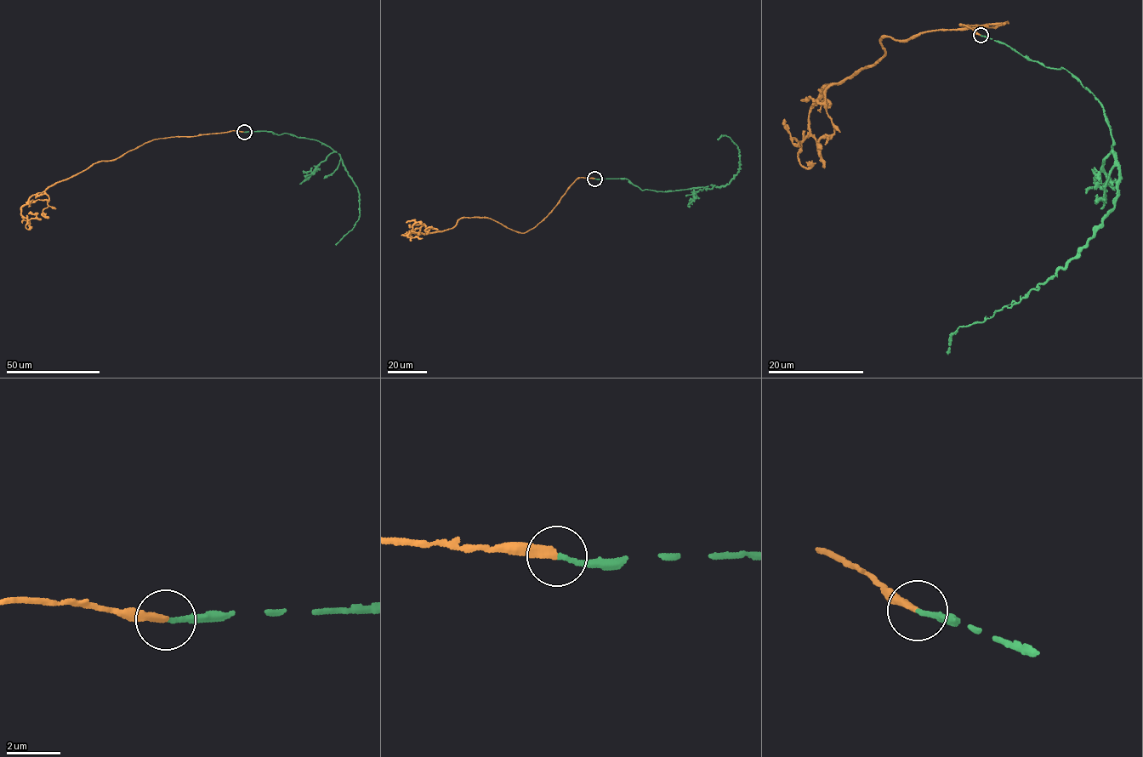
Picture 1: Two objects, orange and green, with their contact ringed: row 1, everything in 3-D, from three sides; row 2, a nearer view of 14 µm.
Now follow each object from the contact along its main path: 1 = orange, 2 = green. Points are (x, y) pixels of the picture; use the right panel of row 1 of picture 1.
1: (980, 36), (959, 24), (1008, 22), (884, 36), (876, 62), (825, 83), (804, 140), (783, 124)
2: (980, 36), (1066, 70), (1090, 90), (1118, 178), (1114, 205), (1075, 257), (1020, 299), (958, 328), (946, 352)

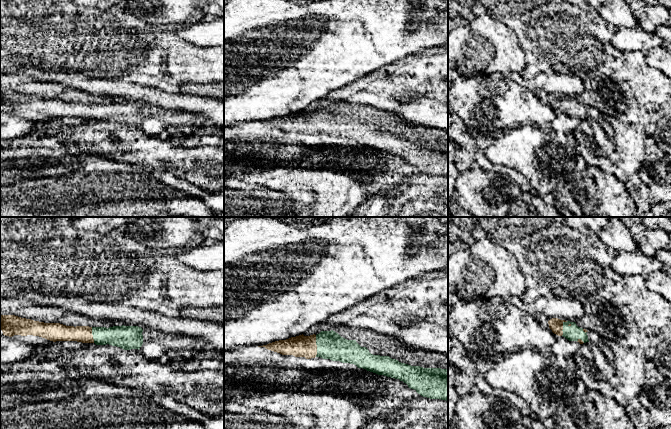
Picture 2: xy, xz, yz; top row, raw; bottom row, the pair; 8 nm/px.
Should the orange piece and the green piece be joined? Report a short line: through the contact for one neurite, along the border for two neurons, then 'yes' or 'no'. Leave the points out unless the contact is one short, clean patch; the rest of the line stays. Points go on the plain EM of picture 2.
line xz (300, 122), (316, 122), (330, 121); yes

